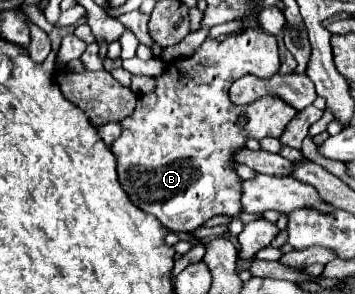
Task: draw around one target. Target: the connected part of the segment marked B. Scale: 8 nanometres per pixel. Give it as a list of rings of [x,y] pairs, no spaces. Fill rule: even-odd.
[[[249,28],[241,30],[235,36],[229,36],[225,40],[205,40],[197,52],[189,58],[179,58],[171,62],[161,76],[157,76],[157,88],[155,92],[141,94],[137,100],[135,112],[131,118],[121,120],[123,132],[121,136],[111,144],[111,152],[117,156],[119,166],[119,182],[123,190],[129,194],[131,202],[139,206],[143,212],[151,212],[157,216],[157,220],[173,232],[191,232],[209,218],[217,214],[229,214],[237,216],[241,212],[241,178],[231,168],[233,164],[233,152],[241,146],[245,146],[247,136],[253,138],[265,138],[275,136],[279,138],[285,126],[291,122],[291,118],[297,114],[295,108],[285,104],[283,100],[275,96],[263,96],[257,102],[249,106],[235,106],[231,104],[227,90],[229,86],[245,76],[253,74],[259,78],[269,78],[277,74],[279,70],[279,54],[277,54],[277,38],[263,28]],[[247,114],[249,122],[245,128],[237,126],[237,116]]]

